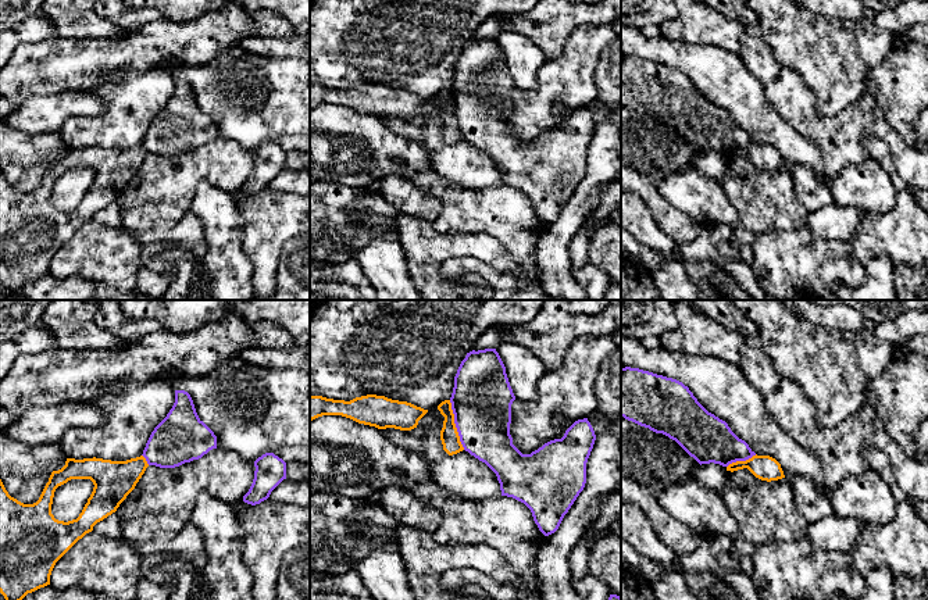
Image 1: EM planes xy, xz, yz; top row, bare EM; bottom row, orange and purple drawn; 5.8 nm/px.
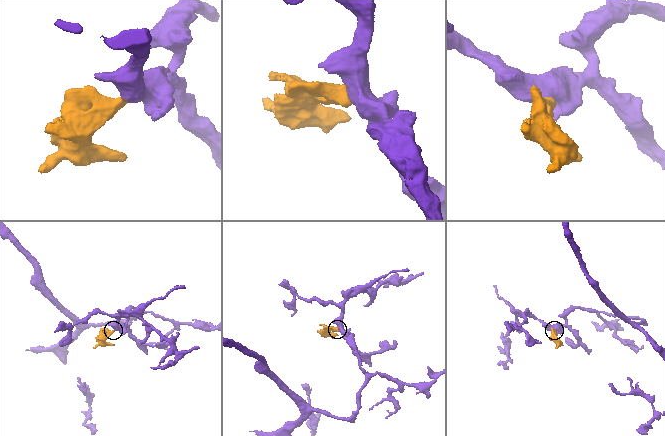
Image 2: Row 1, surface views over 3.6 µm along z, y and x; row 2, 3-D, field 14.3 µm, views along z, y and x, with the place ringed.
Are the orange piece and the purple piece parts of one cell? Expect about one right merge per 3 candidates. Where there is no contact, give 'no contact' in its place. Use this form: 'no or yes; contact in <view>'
no; contact in xz

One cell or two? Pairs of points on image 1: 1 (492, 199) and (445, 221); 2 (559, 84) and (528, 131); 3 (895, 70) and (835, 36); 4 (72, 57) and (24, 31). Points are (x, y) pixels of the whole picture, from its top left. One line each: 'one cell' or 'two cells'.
1: one cell
2: one cell
3: two cells
4: two cells

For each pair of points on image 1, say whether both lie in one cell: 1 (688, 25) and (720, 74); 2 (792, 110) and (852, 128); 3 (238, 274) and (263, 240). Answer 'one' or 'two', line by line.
1: two
2: one
3: two

